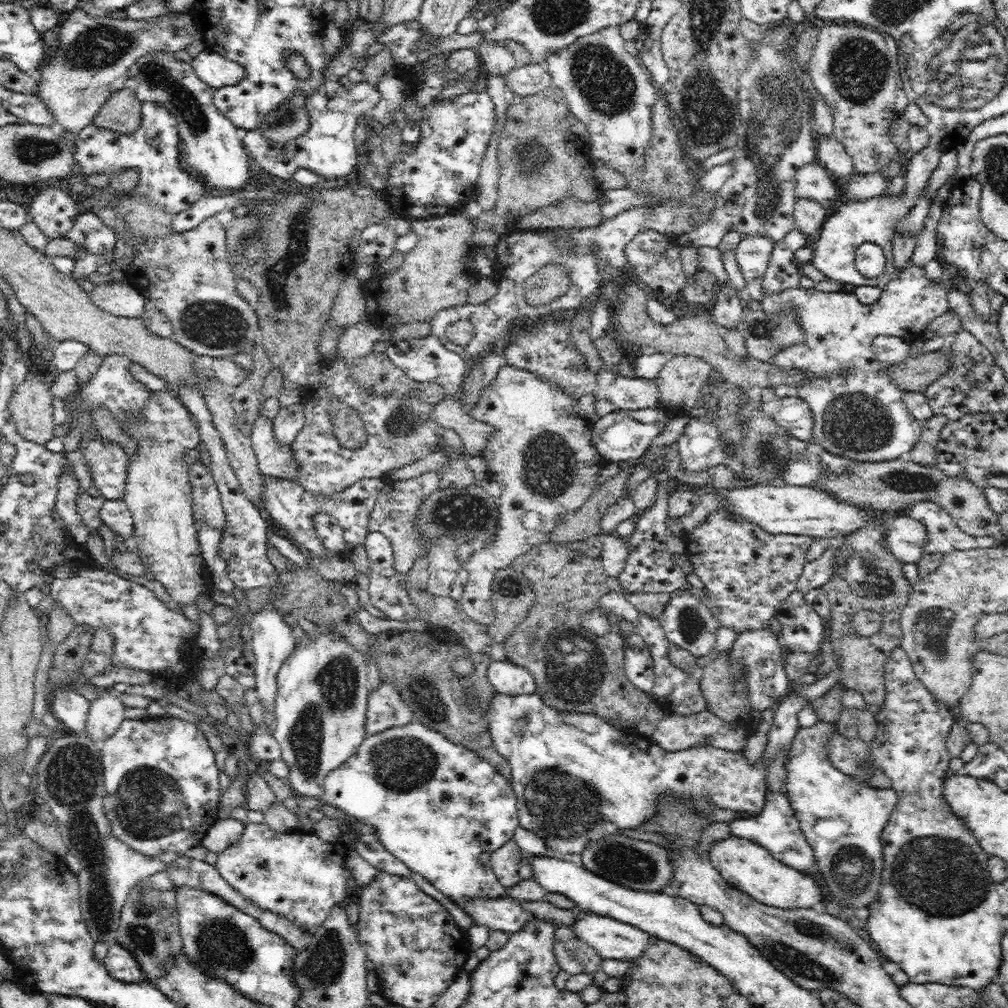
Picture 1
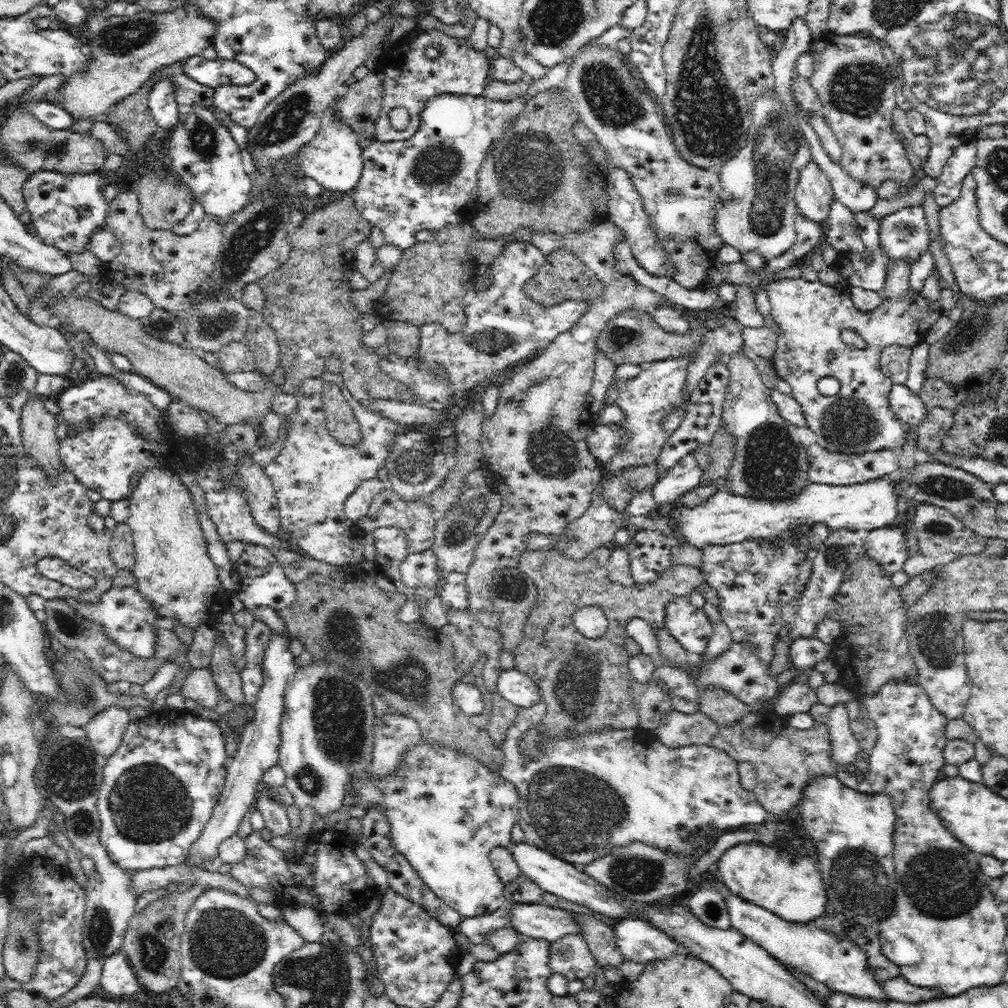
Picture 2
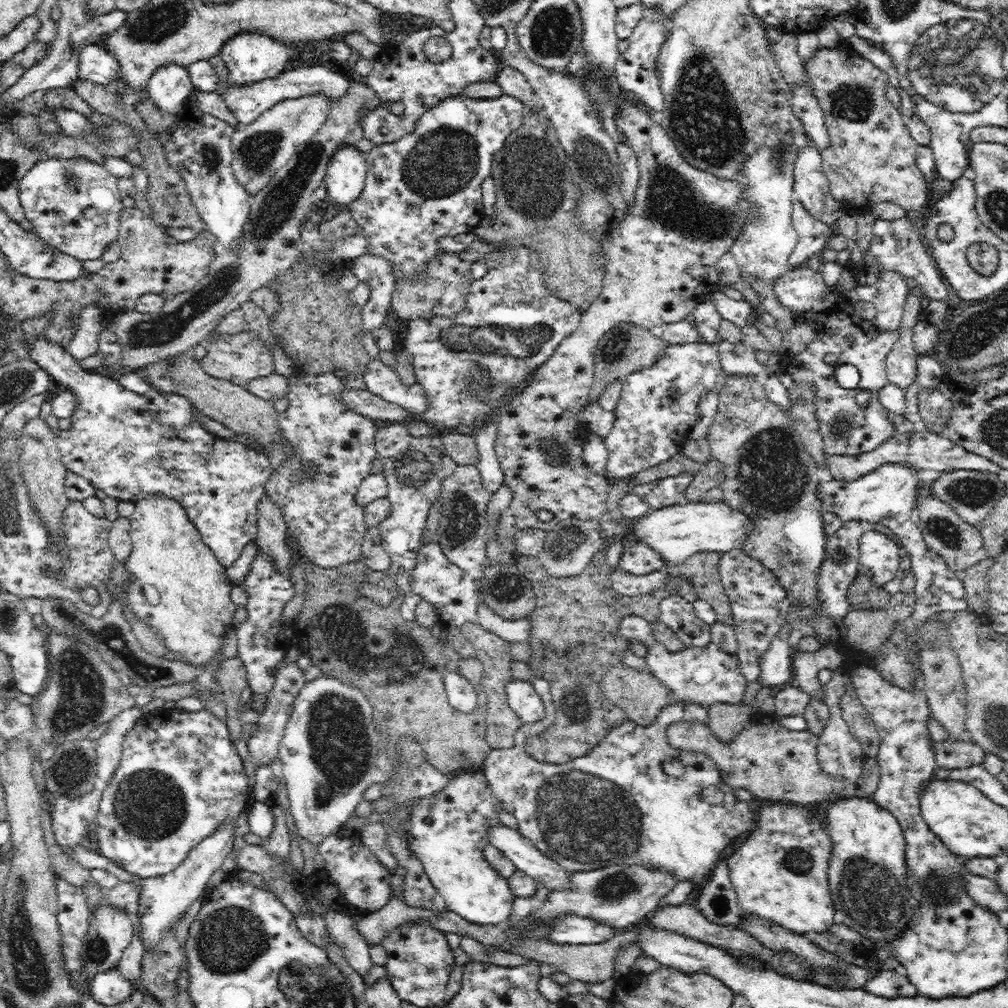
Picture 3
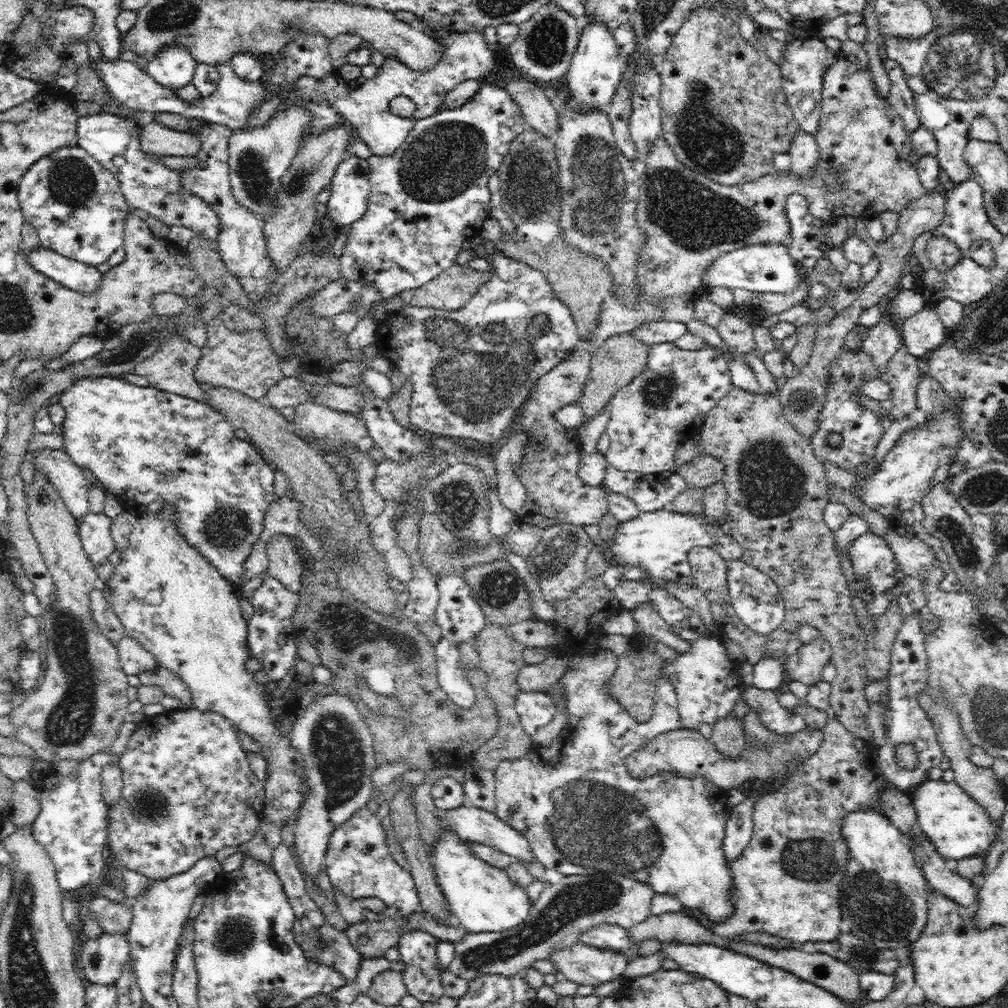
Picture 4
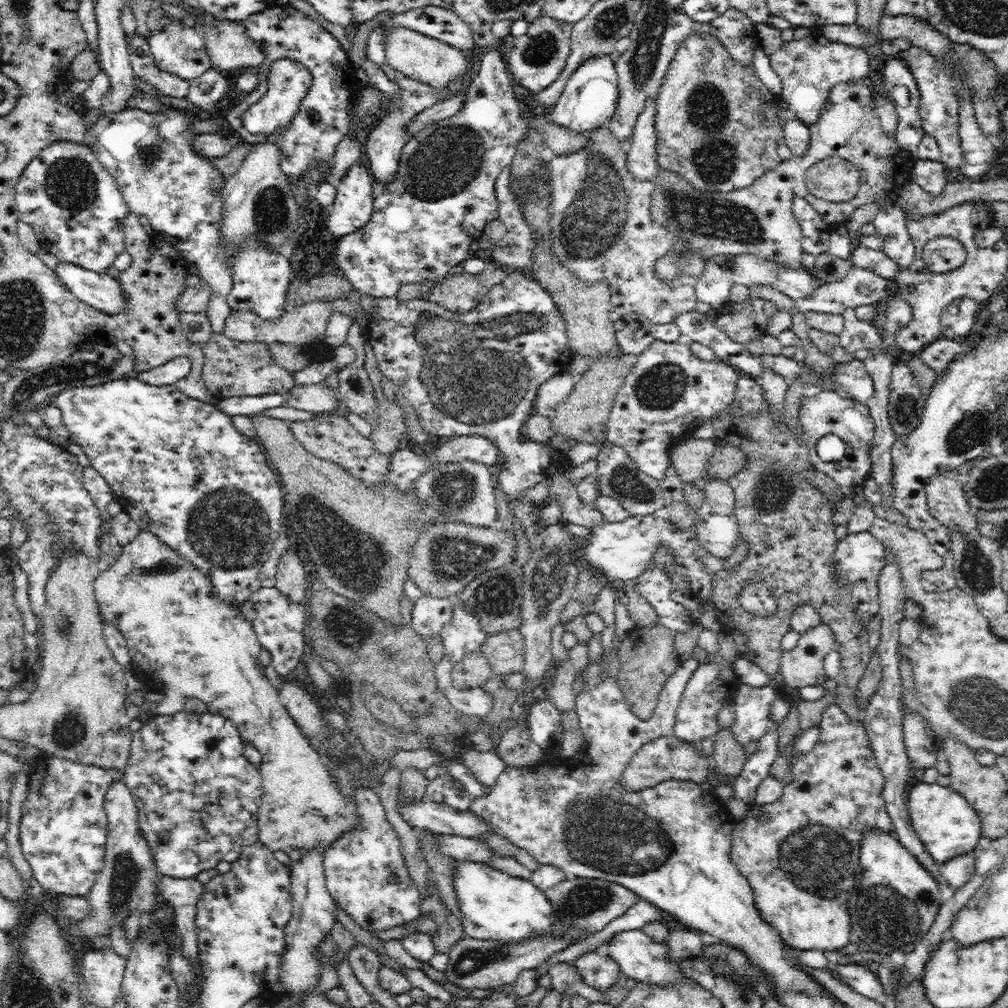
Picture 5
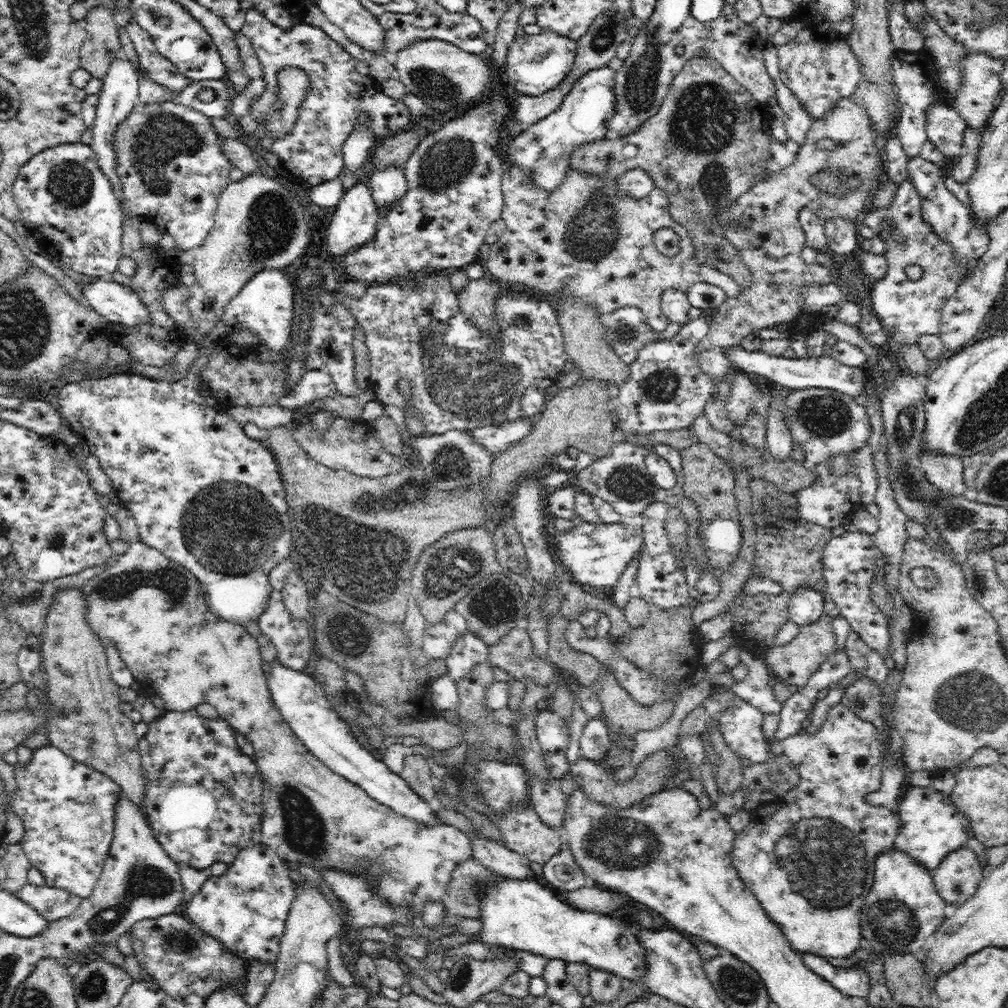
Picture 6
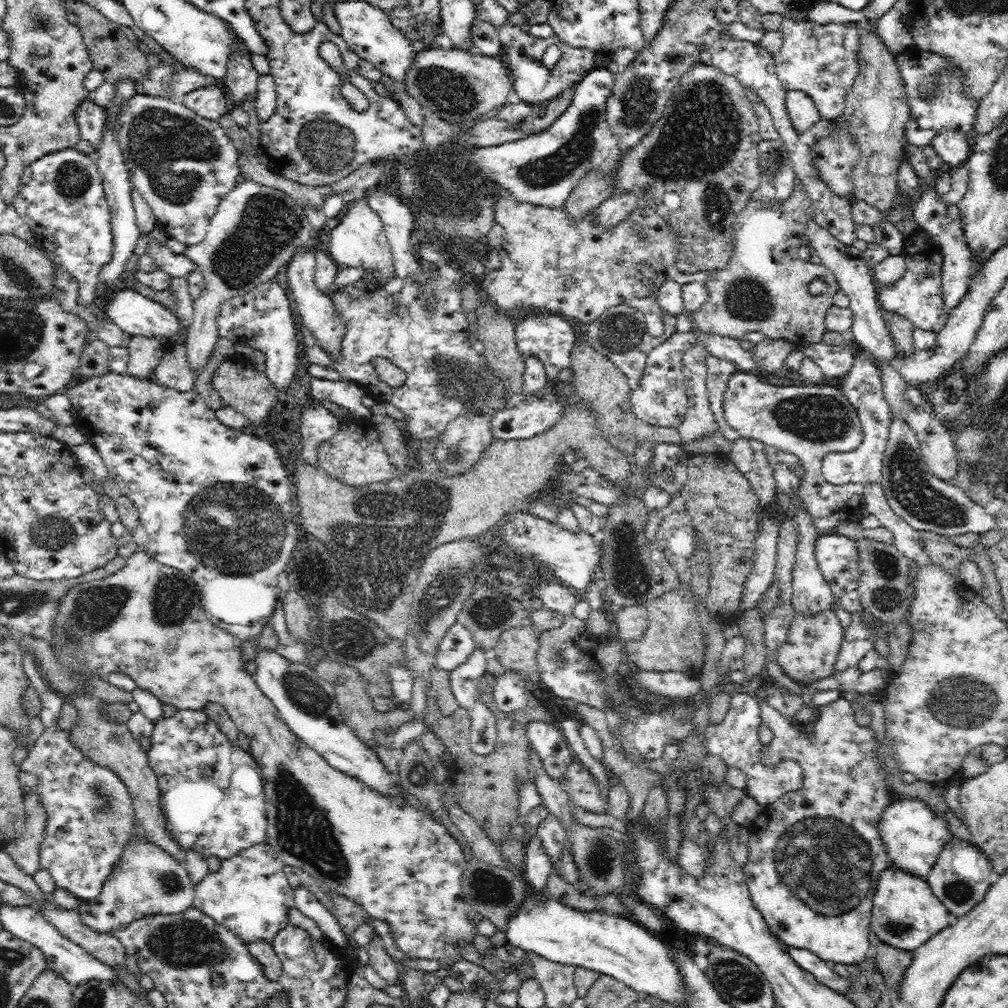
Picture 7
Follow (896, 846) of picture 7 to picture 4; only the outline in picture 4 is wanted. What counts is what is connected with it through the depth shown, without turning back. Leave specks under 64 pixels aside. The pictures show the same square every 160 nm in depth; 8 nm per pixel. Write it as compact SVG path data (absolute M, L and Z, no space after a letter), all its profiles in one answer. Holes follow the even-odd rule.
M928 778L918 786L912 802L917 814L916 824L946 859L960 861L978 856L981 852L990 850L990 844L997 839L996 830L999 830L999 825L976 799L966 794L953 780Z

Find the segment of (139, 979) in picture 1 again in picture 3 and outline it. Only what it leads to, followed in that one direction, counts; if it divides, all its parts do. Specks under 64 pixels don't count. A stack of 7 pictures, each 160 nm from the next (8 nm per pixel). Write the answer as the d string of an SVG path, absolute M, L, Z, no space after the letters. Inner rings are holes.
M116 966L106 972L91 976L90 994L104 1006L114 1006L126 1001L137 988L124 978Z

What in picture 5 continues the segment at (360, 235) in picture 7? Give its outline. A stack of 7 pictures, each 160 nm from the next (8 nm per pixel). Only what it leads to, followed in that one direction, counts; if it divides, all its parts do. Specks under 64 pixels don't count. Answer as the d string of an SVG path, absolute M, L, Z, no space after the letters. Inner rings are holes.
M365 158L351 166L329 208L327 226L330 236L338 239L368 224L374 202L373 180L369 161Z

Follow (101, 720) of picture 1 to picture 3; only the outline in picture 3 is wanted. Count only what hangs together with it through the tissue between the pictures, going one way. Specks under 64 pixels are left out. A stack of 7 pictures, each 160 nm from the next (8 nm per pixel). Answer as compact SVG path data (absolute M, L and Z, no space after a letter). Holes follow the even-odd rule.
M134 705L116 714L109 724L109 729L96 740L97 778L99 785L108 785L120 764L123 742L127 732L142 719L140 707Z

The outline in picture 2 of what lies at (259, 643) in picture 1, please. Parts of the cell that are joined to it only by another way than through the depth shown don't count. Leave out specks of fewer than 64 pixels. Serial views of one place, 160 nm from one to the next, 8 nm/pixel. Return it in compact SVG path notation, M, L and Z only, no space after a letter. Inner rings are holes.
M272 630L272 636L270 636L270 642L268 642L262 664L264 682L262 682L258 698L256 698L253 705L254 714L244 727L236 754L228 761L226 782L224 782L220 800L214 806L202 834L196 839L190 850L190 856L187 860L188 865L203 868L204 862L219 856L219 847L222 840L236 835L242 818L249 815L254 807L258 789L262 786L264 771L278 763L281 742L280 723L284 714L284 690L286 690L288 680L294 677L294 672L296 672L295 657L288 647L290 641L290 637L276 635Z

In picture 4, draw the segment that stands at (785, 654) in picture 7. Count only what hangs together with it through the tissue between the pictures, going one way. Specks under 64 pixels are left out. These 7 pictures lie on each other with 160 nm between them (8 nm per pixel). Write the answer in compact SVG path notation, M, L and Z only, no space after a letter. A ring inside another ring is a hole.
M820 636L816 640L802 644L796 654L788 655L785 657L783 663L785 666L785 672L790 674L790 679L798 680L798 682L803 682L809 687L816 682L822 680L822 668L825 664L831 662L832 650L830 643Z

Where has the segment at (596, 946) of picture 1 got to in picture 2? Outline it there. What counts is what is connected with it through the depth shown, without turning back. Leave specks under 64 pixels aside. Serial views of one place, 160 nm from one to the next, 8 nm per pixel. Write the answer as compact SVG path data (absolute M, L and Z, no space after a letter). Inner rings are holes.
M620 919L613 927L616 948L624 955L624 960L645 964L654 960L670 958L674 952L686 953L676 941L672 941L664 931L646 920Z

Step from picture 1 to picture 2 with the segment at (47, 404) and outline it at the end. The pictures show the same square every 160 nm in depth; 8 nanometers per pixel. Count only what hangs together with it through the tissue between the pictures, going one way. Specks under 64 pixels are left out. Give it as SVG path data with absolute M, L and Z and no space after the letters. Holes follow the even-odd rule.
M30 396L25 403L21 413L21 434L24 449L32 457L32 460L44 469L47 476L58 476L60 474L60 464L63 464L59 456L59 441L57 430L59 417L54 416L45 408L45 398L40 396Z

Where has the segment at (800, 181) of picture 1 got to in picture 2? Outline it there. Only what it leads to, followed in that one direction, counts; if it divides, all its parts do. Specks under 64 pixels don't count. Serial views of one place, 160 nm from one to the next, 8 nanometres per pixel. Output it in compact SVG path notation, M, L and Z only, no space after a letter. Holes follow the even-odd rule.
M832 200L827 221L829 229L825 241L838 251L857 252L860 257L867 259L865 246L856 231L852 209L846 208L838 200Z

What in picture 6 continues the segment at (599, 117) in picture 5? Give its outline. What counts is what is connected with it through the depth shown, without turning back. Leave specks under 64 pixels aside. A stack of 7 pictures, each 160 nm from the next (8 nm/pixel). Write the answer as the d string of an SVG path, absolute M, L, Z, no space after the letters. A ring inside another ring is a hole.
M608 66L589 70L564 97L558 110L546 115L503 144L508 164L530 169L533 184L544 190L556 190L571 170L570 156L574 146L605 138L607 122L616 108L615 72Z

